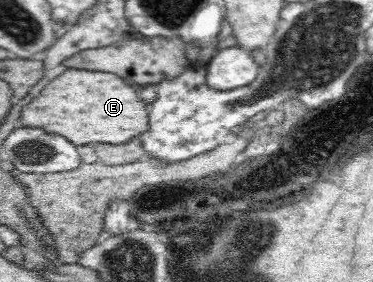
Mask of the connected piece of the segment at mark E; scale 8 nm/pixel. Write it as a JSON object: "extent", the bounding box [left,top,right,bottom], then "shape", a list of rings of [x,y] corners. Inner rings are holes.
{"extent":[20,70,149,144],"shape":[[[66,70],[62,76],[50,80],[46,88],[22,108],[20,121],[24,127],[44,128],[60,134],[72,144],[126,144],[149,130],[149,112],[138,92],[120,76],[108,72]],[[66,100],[66,104],[64,104]]]}

